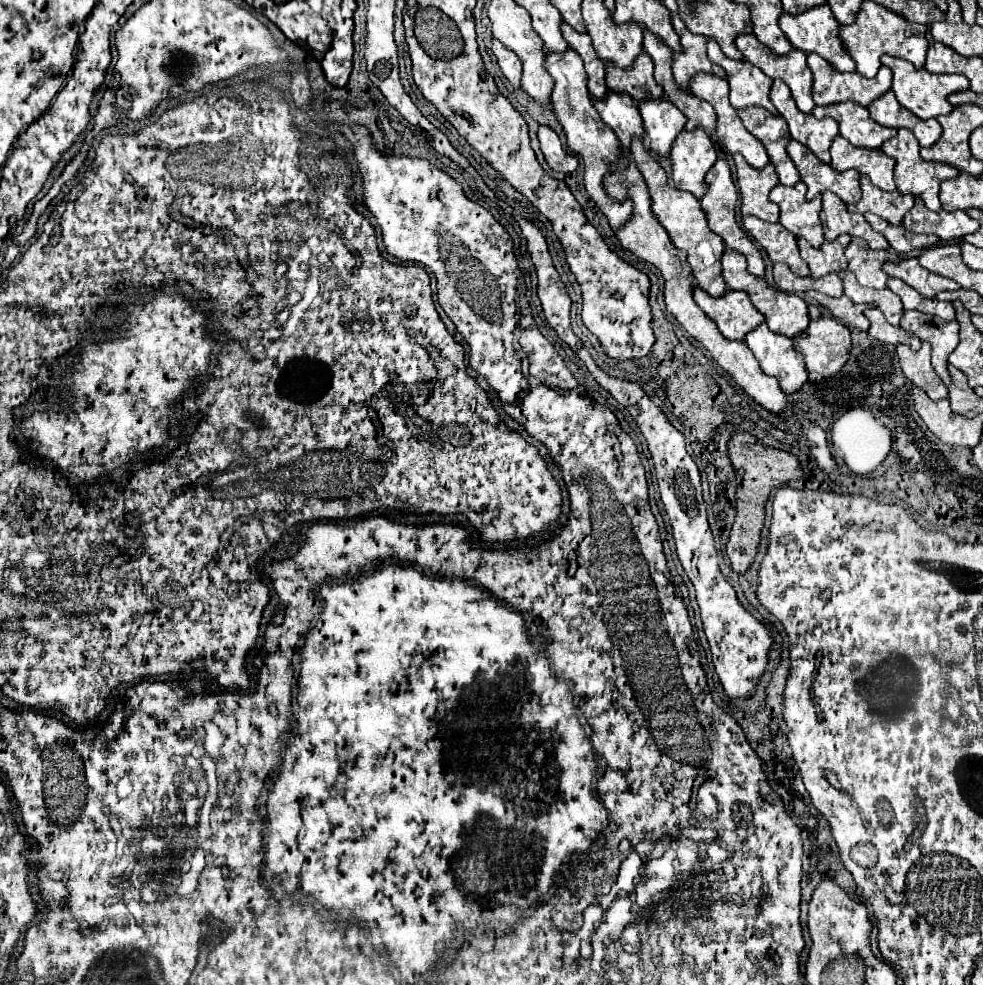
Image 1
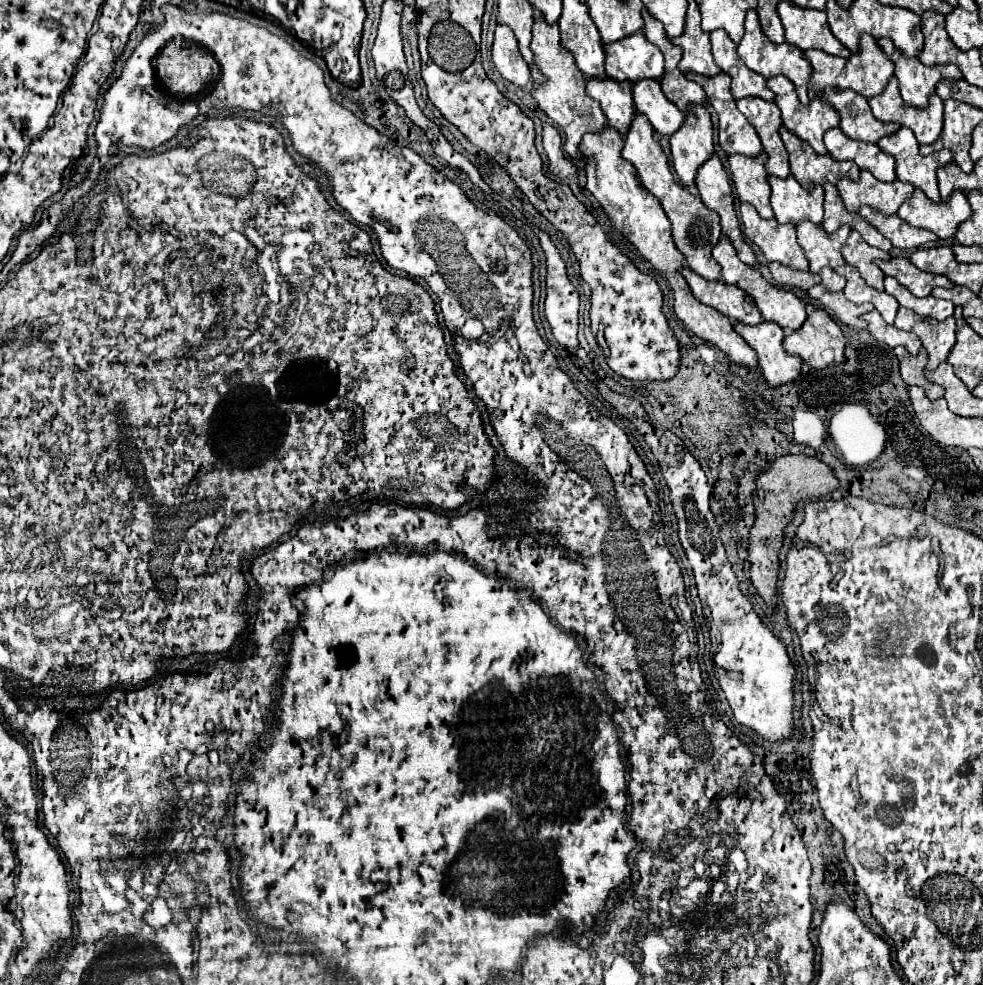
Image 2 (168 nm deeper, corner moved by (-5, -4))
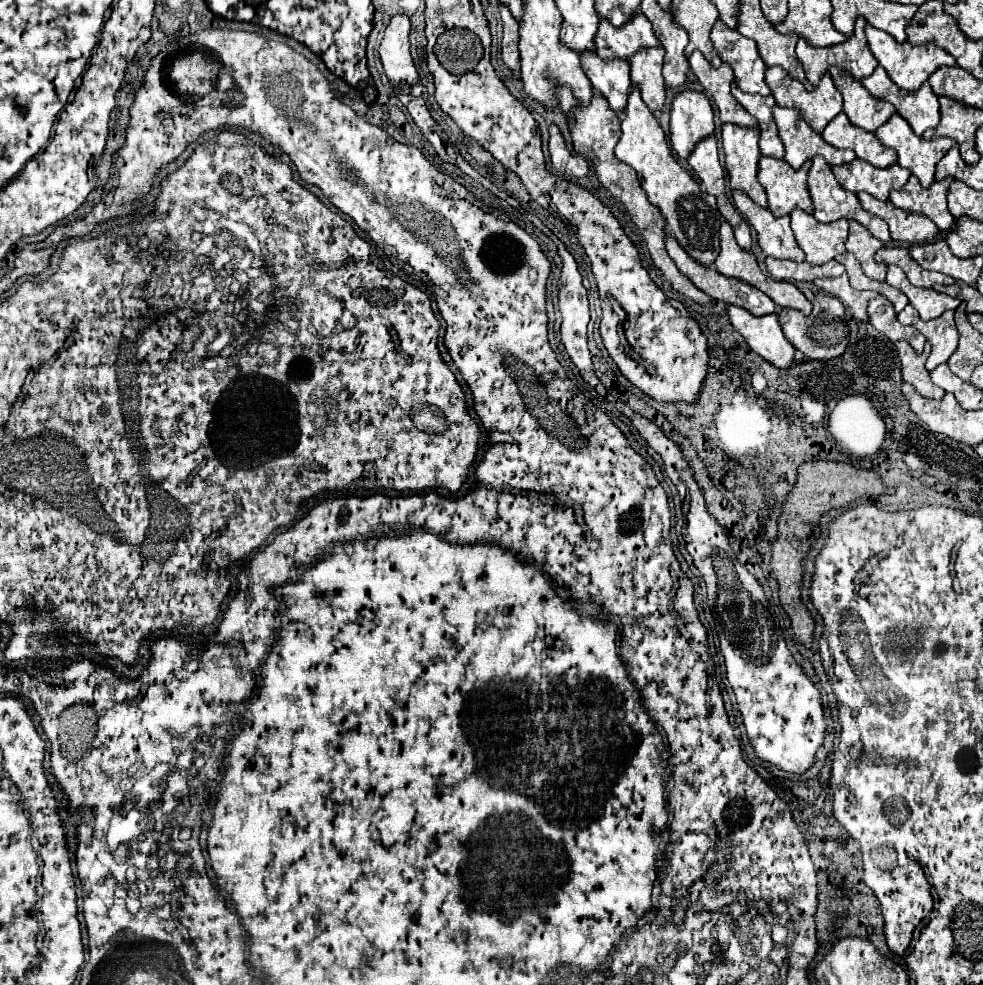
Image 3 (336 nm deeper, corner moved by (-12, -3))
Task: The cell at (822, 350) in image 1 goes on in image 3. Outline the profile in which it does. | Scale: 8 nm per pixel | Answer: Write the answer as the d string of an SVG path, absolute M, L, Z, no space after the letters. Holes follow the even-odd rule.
M824 291L816 293L814 309L812 309L812 313L808 317L802 315L800 311L796 311L796 309L780 309L778 321L780 321L786 337L790 339L790 343L810 359L818 359L818 361L834 359L834 357L840 357L844 353L844 349L846 349L848 325L846 325L844 305L836 297L832 297L832 295L824 293Z

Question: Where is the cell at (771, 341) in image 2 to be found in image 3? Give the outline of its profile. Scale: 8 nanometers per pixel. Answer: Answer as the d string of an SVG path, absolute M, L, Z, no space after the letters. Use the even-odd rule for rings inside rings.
M728 305L728 315L730 323L746 339L750 349L764 357L768 363L778 369L786 369L794 363L794 347L786 339L776 313L756 317L742 307Z

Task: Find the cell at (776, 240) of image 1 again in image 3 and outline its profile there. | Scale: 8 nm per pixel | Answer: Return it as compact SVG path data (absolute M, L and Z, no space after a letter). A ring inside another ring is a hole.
M732 191L732 199L742 217L756 229L758 245L766 255L778 259L804 261L804 251L798 247L792 235L788 215L774 217L768 209L756 205L744 191Z

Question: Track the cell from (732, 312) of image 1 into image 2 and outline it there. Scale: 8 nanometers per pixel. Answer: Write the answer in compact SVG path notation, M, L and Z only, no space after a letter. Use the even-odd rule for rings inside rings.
M689 266L681 268L681 274L685 276L693 296L705 304L727 316L733 324L743 322L743 324L761 324L763 318L759 314L759 308L755 302L737 286L729 286L723 282L711 282L695 274Z

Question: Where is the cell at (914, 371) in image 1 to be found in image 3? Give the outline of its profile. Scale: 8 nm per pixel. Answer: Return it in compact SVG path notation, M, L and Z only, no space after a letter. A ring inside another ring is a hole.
M896 341L894 347L896 347L896 353L898 353L900 363L902 363L902 379L906 383L910 383L922 397L942 399L944 391L930 381L930 373L924 367L928 353L930 353L930 347L926 347L924 353L920 353L920 355L906 341Z

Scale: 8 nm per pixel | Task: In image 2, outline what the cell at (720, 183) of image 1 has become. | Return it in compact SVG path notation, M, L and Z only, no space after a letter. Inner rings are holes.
M713 154L701 166L701 172L697 172L697 190L699 190L703 204L719 214L723 234L735 246L739 260L749 264L749 266L755 266L757 256L755 256L753 248L745 242L741 226L739 226L737 212L735 212L735 196L733 196L731 178L725 172L717 154Z

